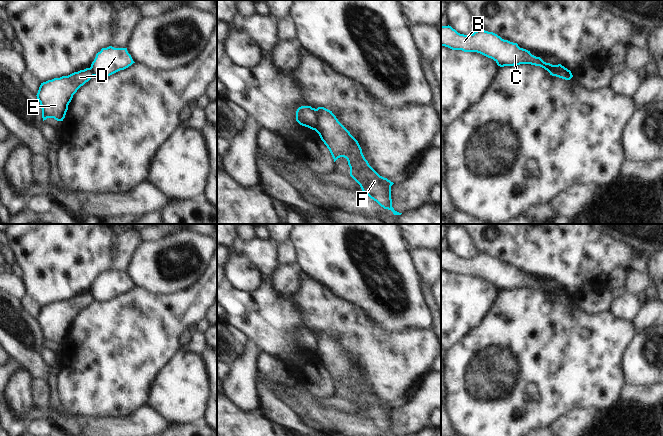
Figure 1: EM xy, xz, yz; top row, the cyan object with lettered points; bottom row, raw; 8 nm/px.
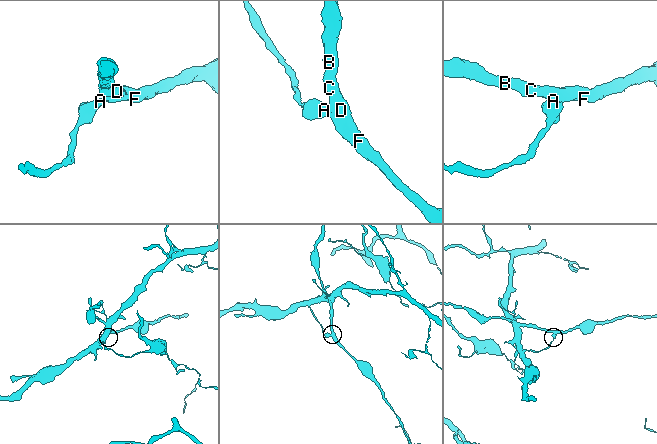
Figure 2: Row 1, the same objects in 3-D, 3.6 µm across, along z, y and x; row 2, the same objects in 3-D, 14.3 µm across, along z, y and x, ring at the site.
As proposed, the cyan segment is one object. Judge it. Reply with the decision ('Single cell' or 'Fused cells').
Fused cells.

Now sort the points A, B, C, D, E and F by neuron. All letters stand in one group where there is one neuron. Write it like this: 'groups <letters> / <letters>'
groups A E / B C D F

